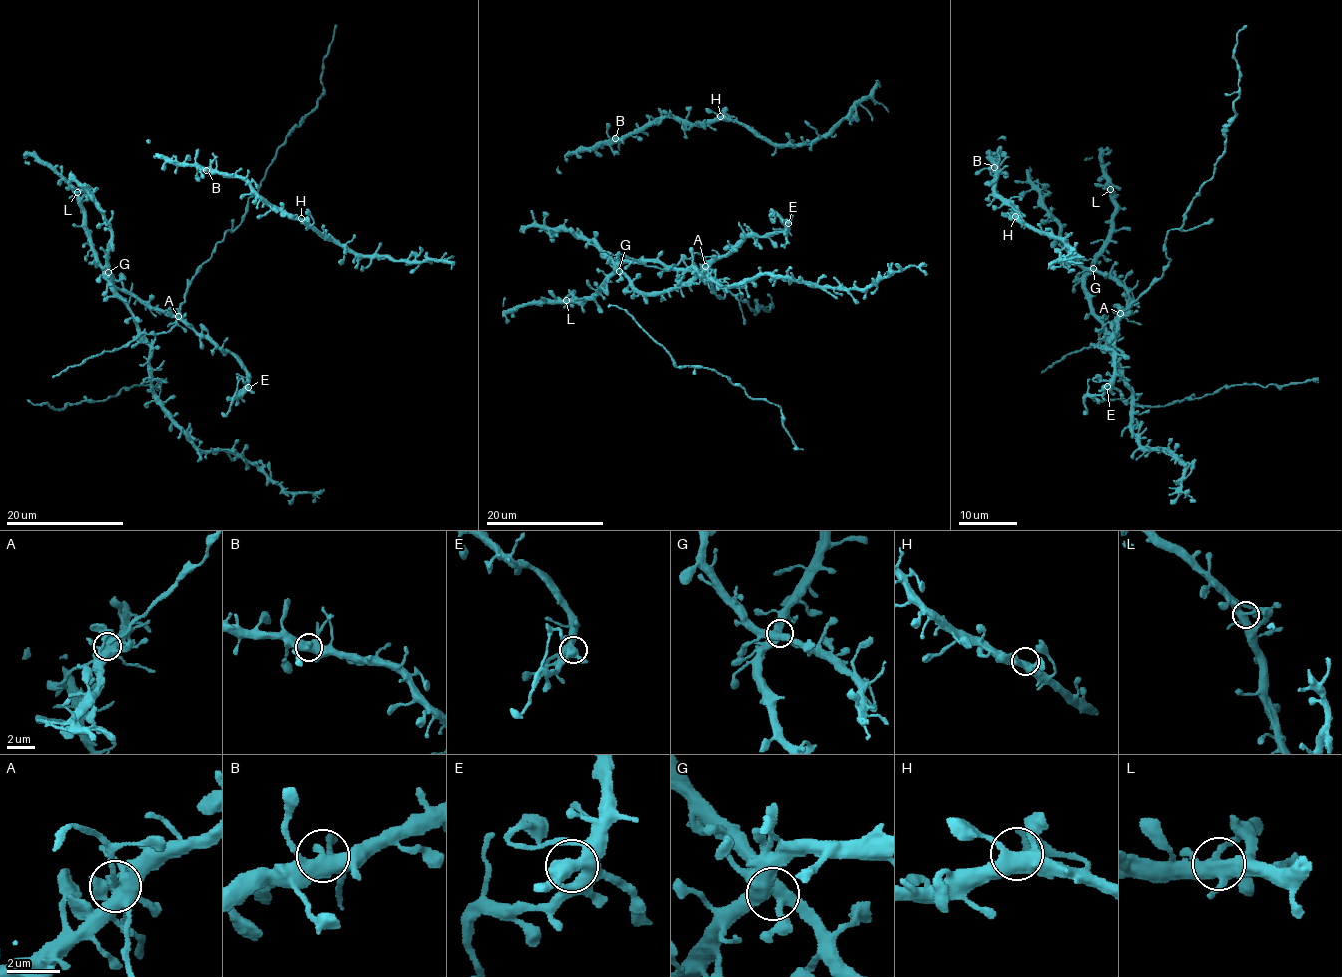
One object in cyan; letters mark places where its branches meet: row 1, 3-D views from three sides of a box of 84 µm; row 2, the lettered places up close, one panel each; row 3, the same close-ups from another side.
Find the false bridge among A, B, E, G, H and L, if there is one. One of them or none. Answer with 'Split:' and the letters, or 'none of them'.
Split: none of them

